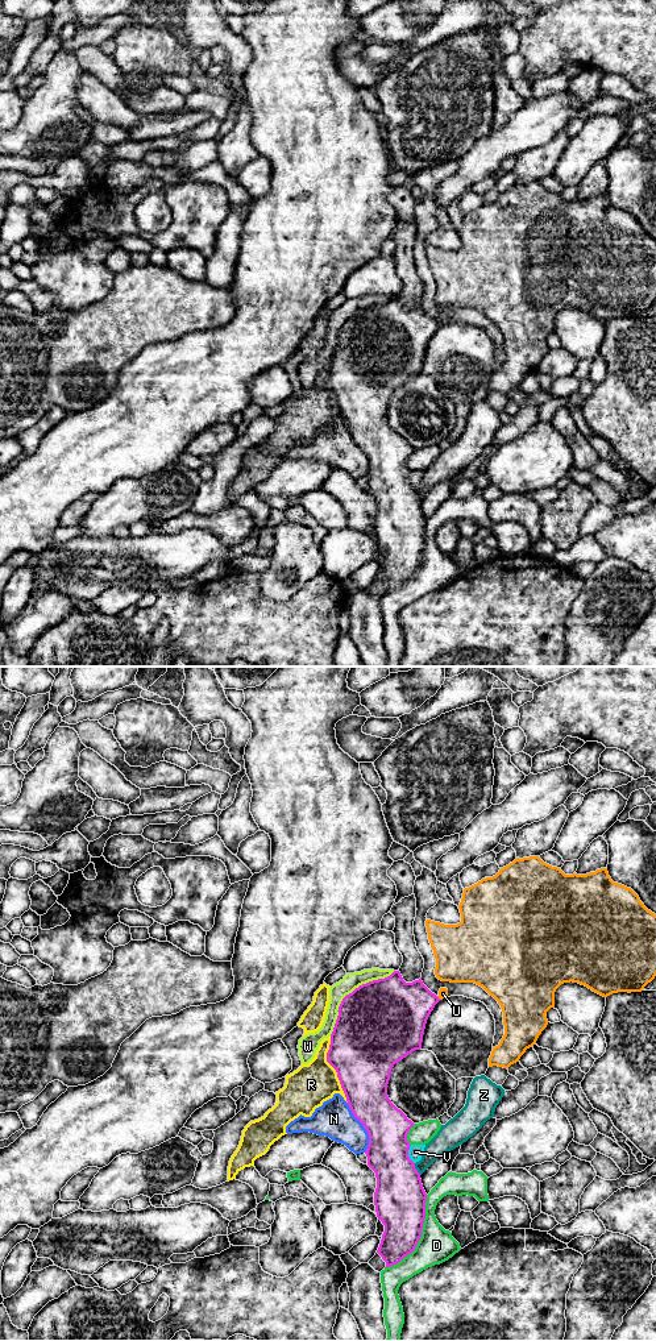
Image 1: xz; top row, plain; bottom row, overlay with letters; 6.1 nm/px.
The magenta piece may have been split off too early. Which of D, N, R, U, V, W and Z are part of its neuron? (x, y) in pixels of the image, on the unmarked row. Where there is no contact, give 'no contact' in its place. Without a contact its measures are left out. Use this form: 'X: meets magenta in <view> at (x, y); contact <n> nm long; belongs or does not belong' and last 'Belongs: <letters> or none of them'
D: meets magenta in xz at (420, 561); contact 500 nm long; does not belong
N: meets magenta in xz at (364, 452); contact 320 nm long; does not belong
R: meets magenta in xz at (333, 393); contact 420 nm long; does not belong
U: meets magenta in xz at (437, 323); contact 40 nm long; does not belong
V: meets magenta in xz at (407, 480); contact 120 nm long; does not belong
W: meets magenta in xz at (352, 318); contact 550 nm long; does not belong
Z: meets magenta in xz at (415, 494); contact 80 nm long; does not belong
Belongs: none of them

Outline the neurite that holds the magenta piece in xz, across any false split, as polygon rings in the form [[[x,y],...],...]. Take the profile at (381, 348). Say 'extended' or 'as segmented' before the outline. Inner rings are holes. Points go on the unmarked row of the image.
as segmented | [[[399,296],[385,304],[360,311],[346,320],[331,360],[327,387],[336,395],[353,441],[369,460],[365,477],[368,491],[375,498],[374,531],[385,557],[377,578],[386,593],[411,580],[420,562],[425,544],[427,519],[420,499],[408,482],[407,460],[415,451],[387,422],[387,410],[395,389],[422,374],[427,345],[440,324],[422,307],[406,308]]]

